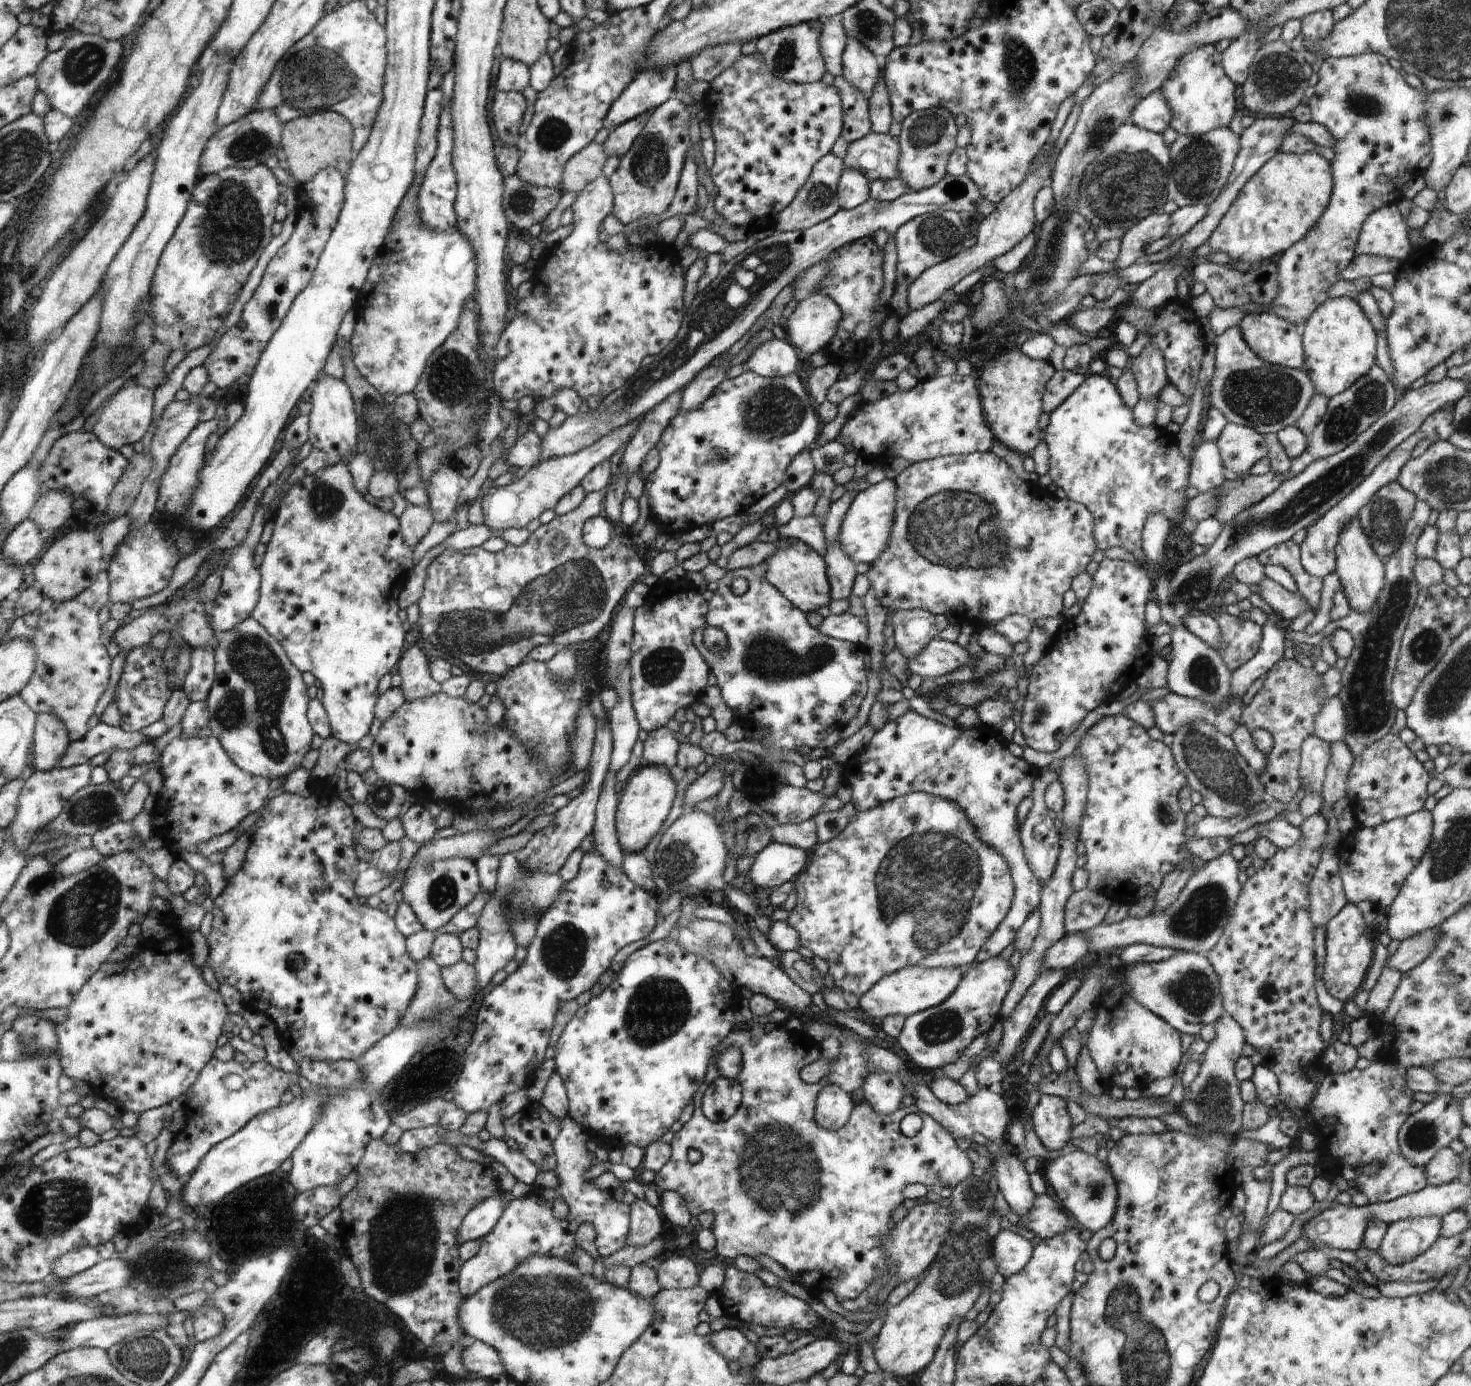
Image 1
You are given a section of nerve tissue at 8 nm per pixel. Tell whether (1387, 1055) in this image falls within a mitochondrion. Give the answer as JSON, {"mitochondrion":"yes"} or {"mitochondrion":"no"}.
{"mitochondrion":"no"}

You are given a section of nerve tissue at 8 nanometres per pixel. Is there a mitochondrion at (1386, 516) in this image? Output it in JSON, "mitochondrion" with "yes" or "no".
{"mitochondrion":"yes"}

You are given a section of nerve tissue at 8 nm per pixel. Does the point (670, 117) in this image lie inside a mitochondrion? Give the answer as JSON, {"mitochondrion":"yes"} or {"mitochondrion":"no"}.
{"mitochondrion":"yes"}

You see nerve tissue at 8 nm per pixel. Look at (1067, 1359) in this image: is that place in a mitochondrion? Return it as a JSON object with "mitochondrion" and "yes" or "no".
{"mitochondrion":"no"}

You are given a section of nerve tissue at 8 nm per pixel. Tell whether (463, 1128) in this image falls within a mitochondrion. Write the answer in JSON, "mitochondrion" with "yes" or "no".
{"mitochondrion":"no"}

